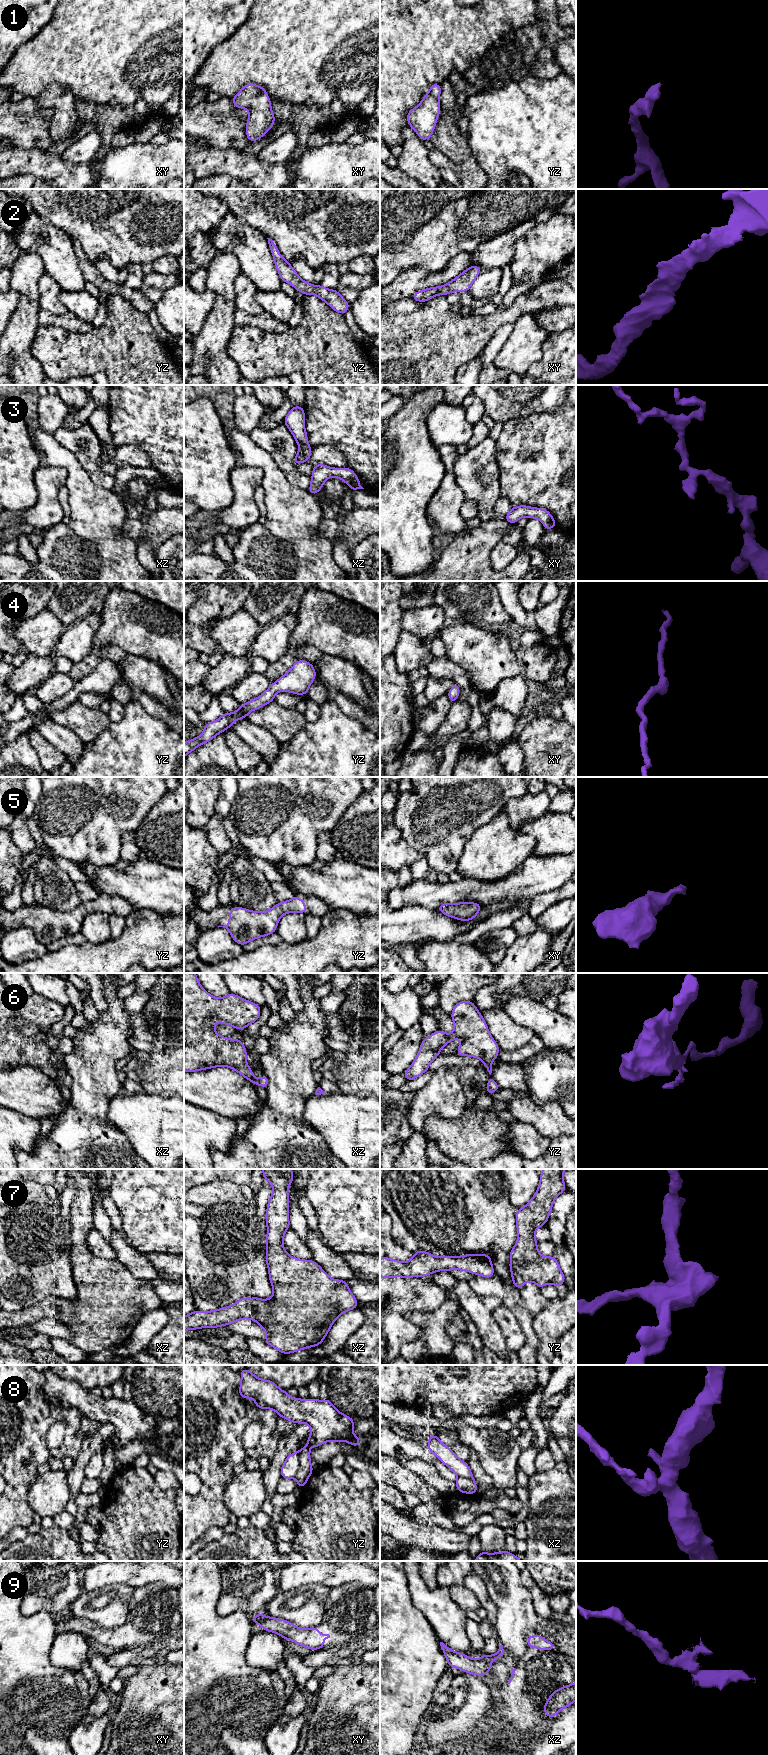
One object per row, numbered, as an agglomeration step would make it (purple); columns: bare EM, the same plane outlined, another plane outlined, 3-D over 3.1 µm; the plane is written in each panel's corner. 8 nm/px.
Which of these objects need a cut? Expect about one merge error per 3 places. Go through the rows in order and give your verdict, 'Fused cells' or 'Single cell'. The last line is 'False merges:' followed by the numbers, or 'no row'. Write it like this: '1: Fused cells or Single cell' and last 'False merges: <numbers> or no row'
1: Single cell
2: Single cell
3: Single cell
4: Single cell
5: Single cell
6: Fused cells
7: Single cell
8: Fused cells
9: Single cell
False merges: 6, 8

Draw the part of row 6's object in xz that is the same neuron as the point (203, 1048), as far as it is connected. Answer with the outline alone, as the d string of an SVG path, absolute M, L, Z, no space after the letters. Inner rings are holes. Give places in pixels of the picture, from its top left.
M184 973L184 1072L196 1072L214 1067L229 1067L254 1081L253 1071L247 1064L247 1049L240 1037L236 1040L222 1037L215 1032L215 1021L227 1024L238 1030L247 1028L258 1020L261 1006L240 996L229 993L222 998L215 998L200 985L195 973Z

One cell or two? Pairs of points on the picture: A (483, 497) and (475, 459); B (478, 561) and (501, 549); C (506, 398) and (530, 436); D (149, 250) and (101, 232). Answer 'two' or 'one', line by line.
A: one
B: two
C: two
D: one

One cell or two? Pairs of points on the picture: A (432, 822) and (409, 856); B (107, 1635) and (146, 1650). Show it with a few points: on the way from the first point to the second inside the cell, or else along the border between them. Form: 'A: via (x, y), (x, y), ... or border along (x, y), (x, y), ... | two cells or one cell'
A: border along (400, 829), (402, 838), (424, 856) | two cells
B: via (117, 1637), (133, 1637), (136, 1640) | one cell

